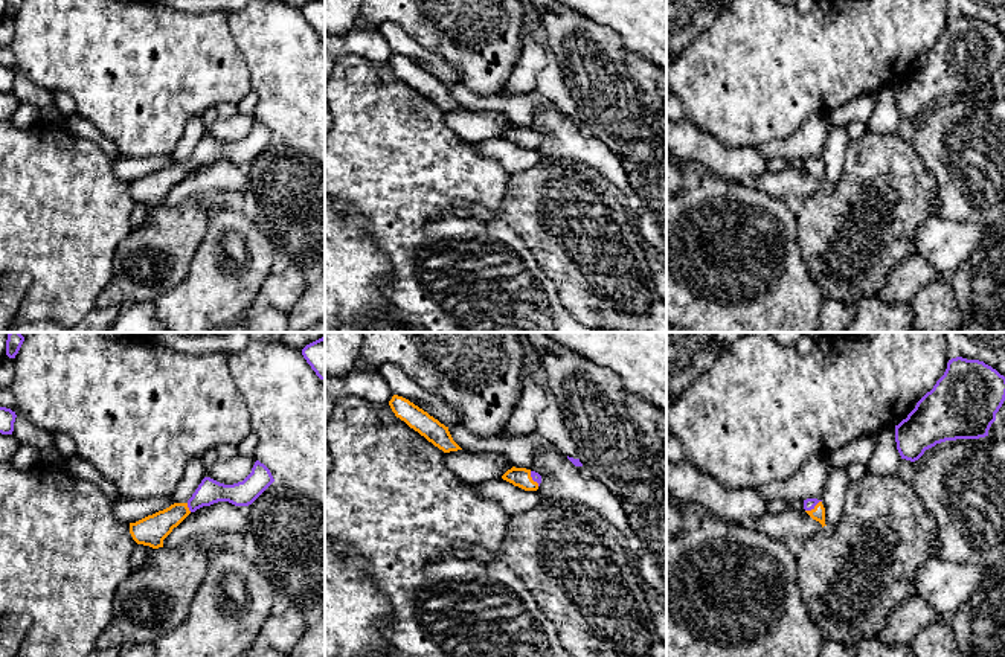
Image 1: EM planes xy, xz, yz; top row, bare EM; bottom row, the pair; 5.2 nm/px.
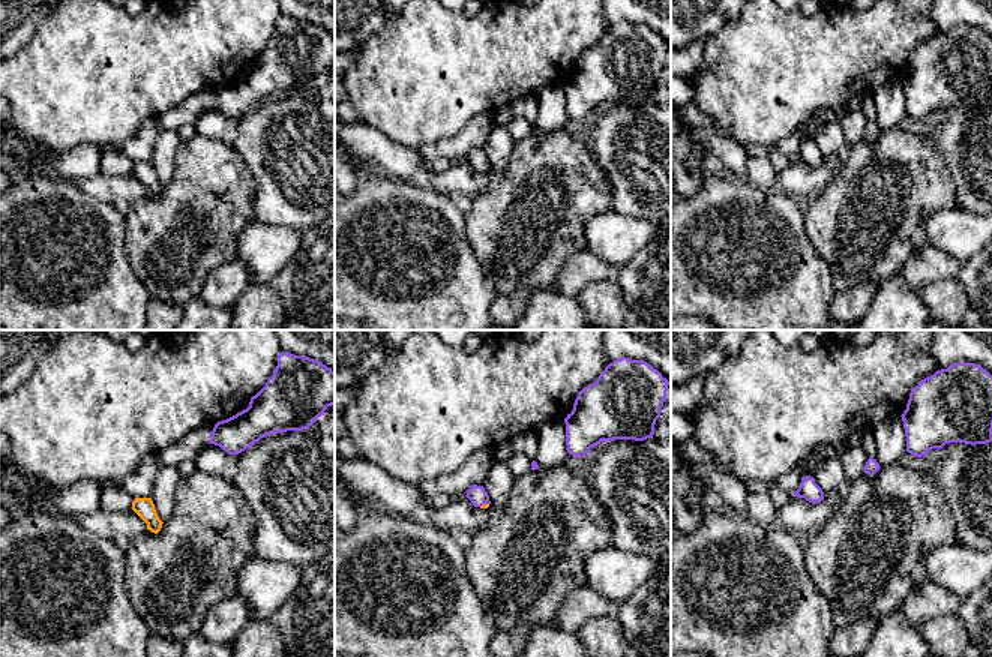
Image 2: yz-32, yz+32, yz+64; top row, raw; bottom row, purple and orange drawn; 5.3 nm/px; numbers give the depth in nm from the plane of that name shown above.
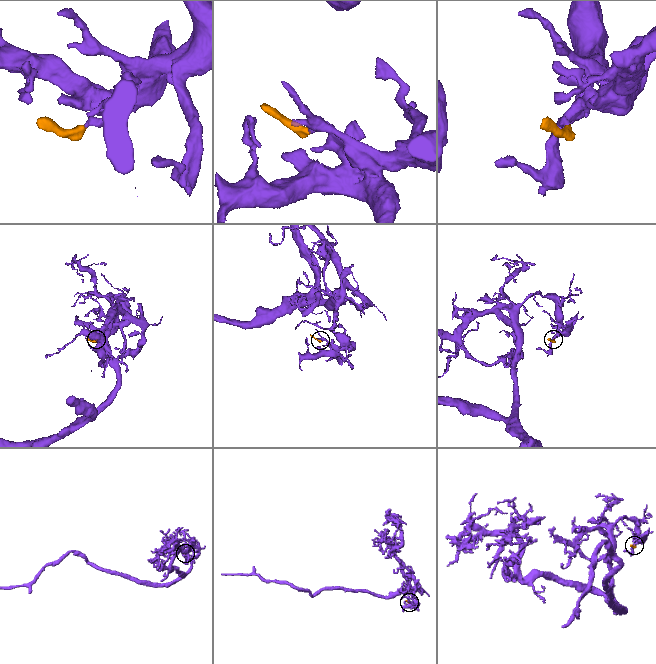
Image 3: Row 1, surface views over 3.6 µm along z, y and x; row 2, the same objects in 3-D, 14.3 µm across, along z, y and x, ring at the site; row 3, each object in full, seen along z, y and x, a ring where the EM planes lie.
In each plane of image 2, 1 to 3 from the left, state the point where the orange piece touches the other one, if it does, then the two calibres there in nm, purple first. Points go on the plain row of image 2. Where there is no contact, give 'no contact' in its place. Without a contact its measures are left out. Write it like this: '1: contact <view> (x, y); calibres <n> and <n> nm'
1: no contact
2: contact yz+32 (483, 167); calibres 100 and 30 nm
3: no contact

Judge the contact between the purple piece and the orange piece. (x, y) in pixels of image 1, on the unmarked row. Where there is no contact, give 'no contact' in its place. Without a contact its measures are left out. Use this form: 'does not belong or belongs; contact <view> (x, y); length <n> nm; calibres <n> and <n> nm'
belongs; contact yz (813, 165); length 110 nm; calibres 60 and 70 nm

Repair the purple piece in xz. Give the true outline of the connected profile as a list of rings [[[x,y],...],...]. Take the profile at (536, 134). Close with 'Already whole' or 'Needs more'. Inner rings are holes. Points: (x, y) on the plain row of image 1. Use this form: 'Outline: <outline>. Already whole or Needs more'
Outline: [[[515,125],[508,128],[502,137],[525,149],[537,149],[541,142],[541,134],[538,131]]]. Needs more

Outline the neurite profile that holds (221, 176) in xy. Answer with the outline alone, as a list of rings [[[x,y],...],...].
[[[218,160],[191,171],[163,198],[163,206],[177,206],[191,198],[207,198],[215,192],[247,191],[249,166]]]

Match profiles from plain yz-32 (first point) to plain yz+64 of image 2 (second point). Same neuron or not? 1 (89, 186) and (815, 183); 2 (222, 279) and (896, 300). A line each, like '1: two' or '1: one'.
1: one
2: two

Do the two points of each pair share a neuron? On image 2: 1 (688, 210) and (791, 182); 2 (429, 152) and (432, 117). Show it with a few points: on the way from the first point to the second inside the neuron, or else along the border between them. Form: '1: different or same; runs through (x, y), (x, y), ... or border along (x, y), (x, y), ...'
1: different; border along (773, 188), (791, 197)
2: different; border along (462, 126), (450, 137), (423, 143), (416, 149)

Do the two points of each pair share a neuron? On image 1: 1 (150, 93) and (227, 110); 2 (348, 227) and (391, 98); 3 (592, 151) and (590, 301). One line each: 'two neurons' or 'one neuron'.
1: two neurons
2: two neurons
3: two neurons

